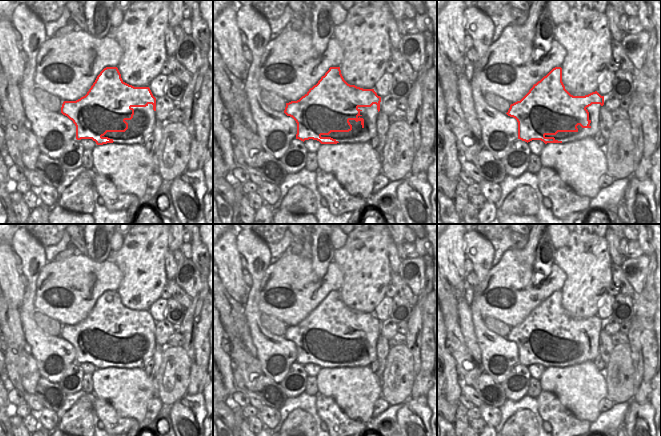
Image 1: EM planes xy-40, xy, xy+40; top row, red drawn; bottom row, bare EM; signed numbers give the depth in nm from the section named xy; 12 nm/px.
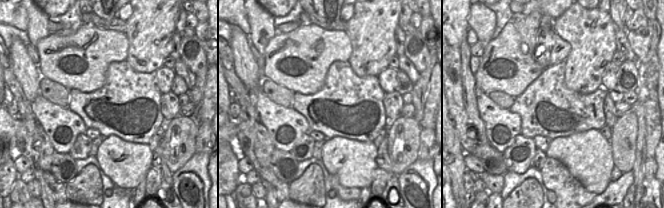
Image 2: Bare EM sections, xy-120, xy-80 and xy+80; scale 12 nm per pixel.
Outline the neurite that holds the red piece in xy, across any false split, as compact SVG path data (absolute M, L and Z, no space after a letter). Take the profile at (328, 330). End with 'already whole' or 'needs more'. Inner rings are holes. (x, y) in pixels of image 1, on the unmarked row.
M330 291L316 309L297 325L286 327L284 337L292 341L297 347L296 363L301 365L313 363L321 368L337 368L336 363L329 361L331 356L349 356L352 354L350 344L360 345L364 352L364 343L361 341L360 331L371 331L377 329L380 335L381 321L374 313L363 313L348 308L342 298L340 291Z | already whole

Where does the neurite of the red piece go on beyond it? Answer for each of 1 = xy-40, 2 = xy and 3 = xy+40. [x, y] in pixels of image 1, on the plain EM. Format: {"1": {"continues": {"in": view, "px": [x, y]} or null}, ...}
{"1": {"continues": null}, "2": {"continues": null}, "3": {"continues": null}}

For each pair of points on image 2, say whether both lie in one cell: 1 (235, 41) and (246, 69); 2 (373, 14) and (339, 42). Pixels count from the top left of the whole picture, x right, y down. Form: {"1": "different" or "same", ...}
{"1": "same", "2": "different"}

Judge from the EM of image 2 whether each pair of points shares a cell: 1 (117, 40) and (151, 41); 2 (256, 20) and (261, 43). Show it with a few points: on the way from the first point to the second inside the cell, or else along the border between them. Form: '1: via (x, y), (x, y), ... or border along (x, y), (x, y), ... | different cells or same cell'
1: border along (125, 33), (128, 39), (126, 60) | different cells
2: via (260, 26), (260, 37) | same cell

